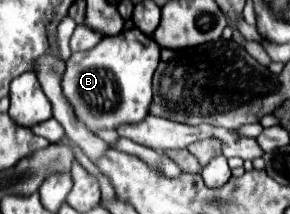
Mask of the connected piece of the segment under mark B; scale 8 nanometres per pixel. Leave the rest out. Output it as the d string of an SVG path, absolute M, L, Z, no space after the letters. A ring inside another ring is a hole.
M138 28L122 30L116 36L104 36L92 50L74 52L66 60L66 70L62 76L64 98L72 104L76 118L94 134L100 130L116 130L122 124L136 124L148 116L152 104L152 74L158 66L158 60L160 46Z

